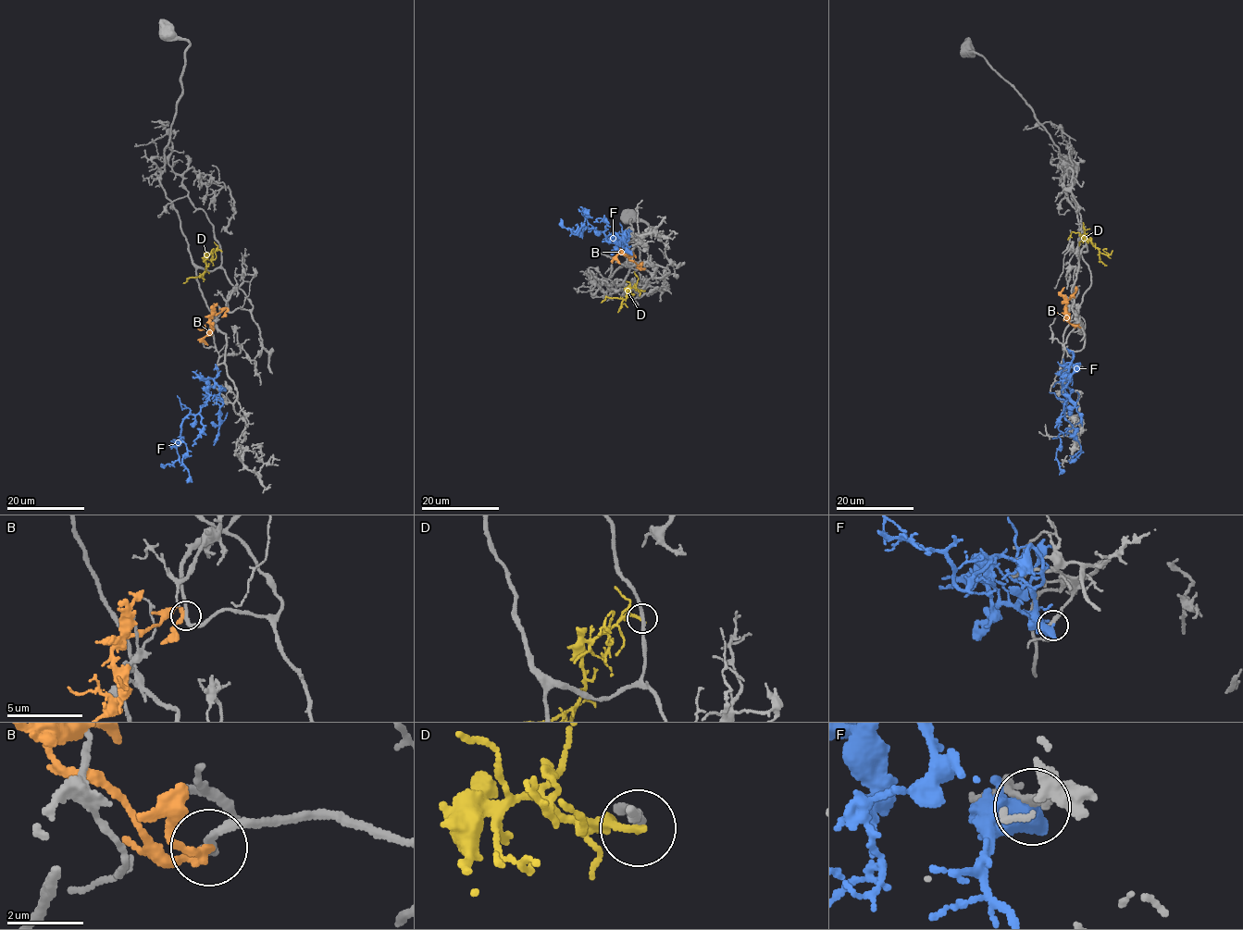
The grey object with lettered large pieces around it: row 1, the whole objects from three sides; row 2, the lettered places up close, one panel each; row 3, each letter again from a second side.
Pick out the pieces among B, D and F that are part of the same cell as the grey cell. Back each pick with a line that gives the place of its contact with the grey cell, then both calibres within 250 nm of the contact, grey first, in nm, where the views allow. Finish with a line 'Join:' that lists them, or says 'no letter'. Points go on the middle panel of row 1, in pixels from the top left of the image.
Join: no letter

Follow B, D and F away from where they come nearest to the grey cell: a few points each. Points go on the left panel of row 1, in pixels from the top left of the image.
B: (228, 310), (214, 315), (209, 322), (210, 329), (203, 340), (208, 345)
D: (221, 251), (215, 250), (210, 254), (205, 260), (205, 270), (182, 283)
F: (224, 388), (212, 395), (197, 414), (188, 415), (182, 422), (180, 437), (187, 454), (182, 464), (192, 482)

